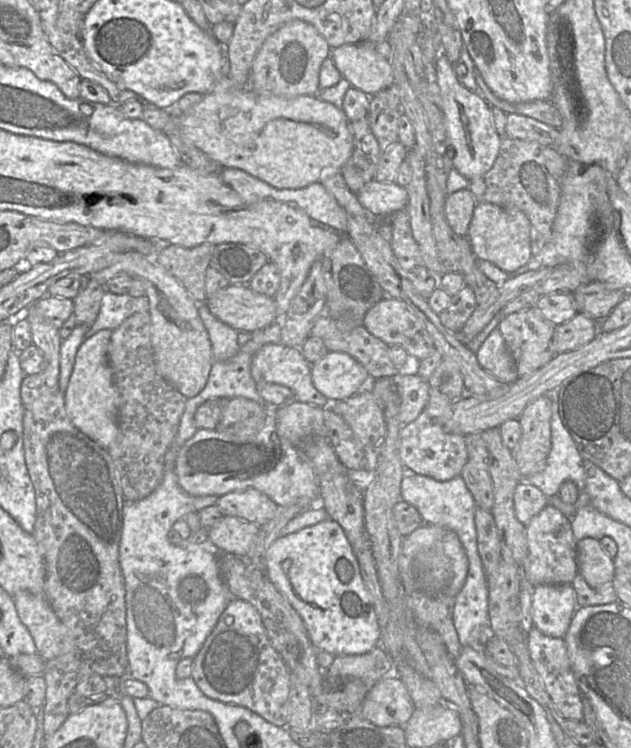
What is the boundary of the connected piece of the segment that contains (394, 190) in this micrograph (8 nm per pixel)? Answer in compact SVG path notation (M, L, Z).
M375 179L362 188L357 198L372 215L389 217L407 207L409 195L407 188L396 182L382 183Z

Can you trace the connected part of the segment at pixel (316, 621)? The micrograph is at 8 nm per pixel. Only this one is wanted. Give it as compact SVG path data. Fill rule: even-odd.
M325 519L313 526L303 528L297 532L277 538L267 549L265 554L265 575L279 591L305 623L309 637L317 651L326 651L334 656L365 654L380 644L380 626L374 609L374 604L361 577L359 564L353 548L342 527L331 519Z

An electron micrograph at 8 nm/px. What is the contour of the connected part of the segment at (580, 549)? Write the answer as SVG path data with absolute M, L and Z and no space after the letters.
M583 538L576 543L578 573L594 588L612 584L615 574L613 558L601 547L599 540Z

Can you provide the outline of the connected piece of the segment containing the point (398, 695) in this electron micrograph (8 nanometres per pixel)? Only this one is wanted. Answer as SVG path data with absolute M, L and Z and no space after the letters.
M392 673L378 681L366 696L361 716L380 727L403 727L414 711L404 682Z

